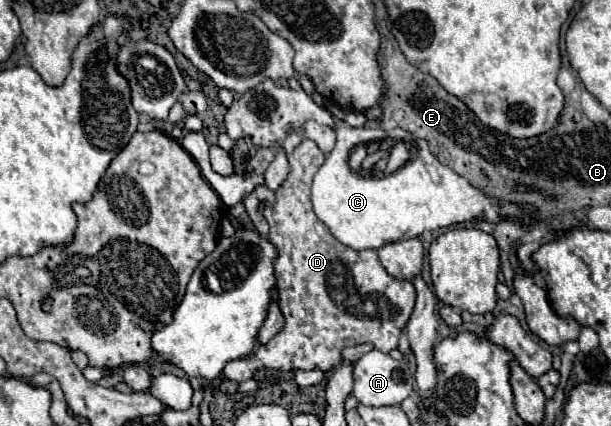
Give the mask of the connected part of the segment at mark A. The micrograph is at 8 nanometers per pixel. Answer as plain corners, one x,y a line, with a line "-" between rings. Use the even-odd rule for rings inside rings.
371,350
371,352
363,354
355,362
355,388
353,388
353,396
361,404
373,406
373,408
393,406
393,404
401,404
411,394
413,394
413,376
411,376
409,366
403,360
395,360
389,354
383,354
379,350

